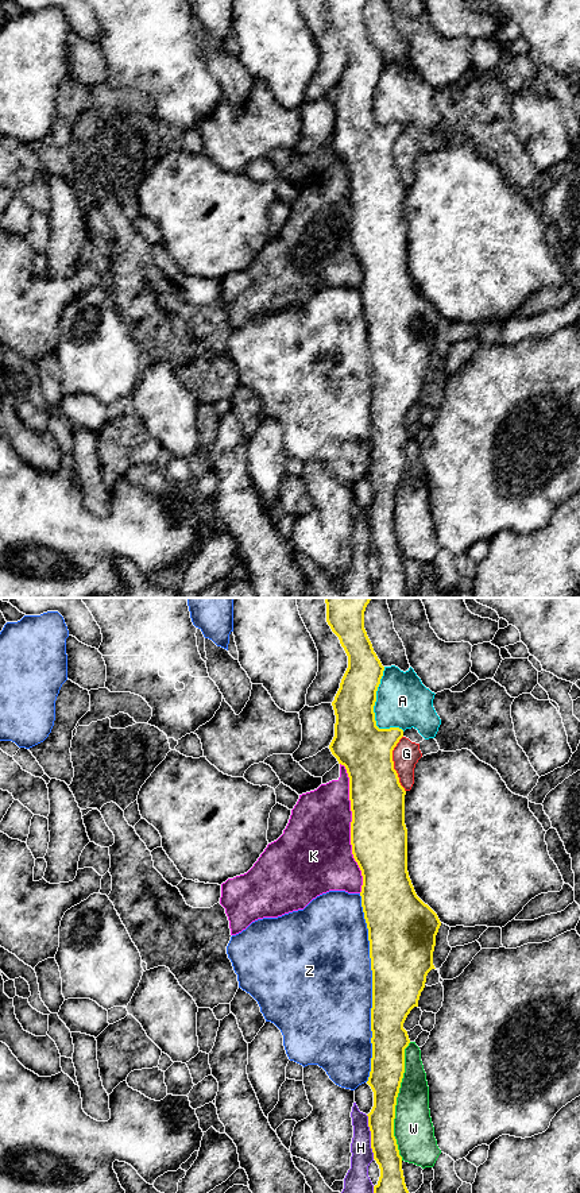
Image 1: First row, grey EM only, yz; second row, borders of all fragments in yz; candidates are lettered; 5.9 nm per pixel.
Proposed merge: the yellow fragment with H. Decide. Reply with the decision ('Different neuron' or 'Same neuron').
Different neuron

